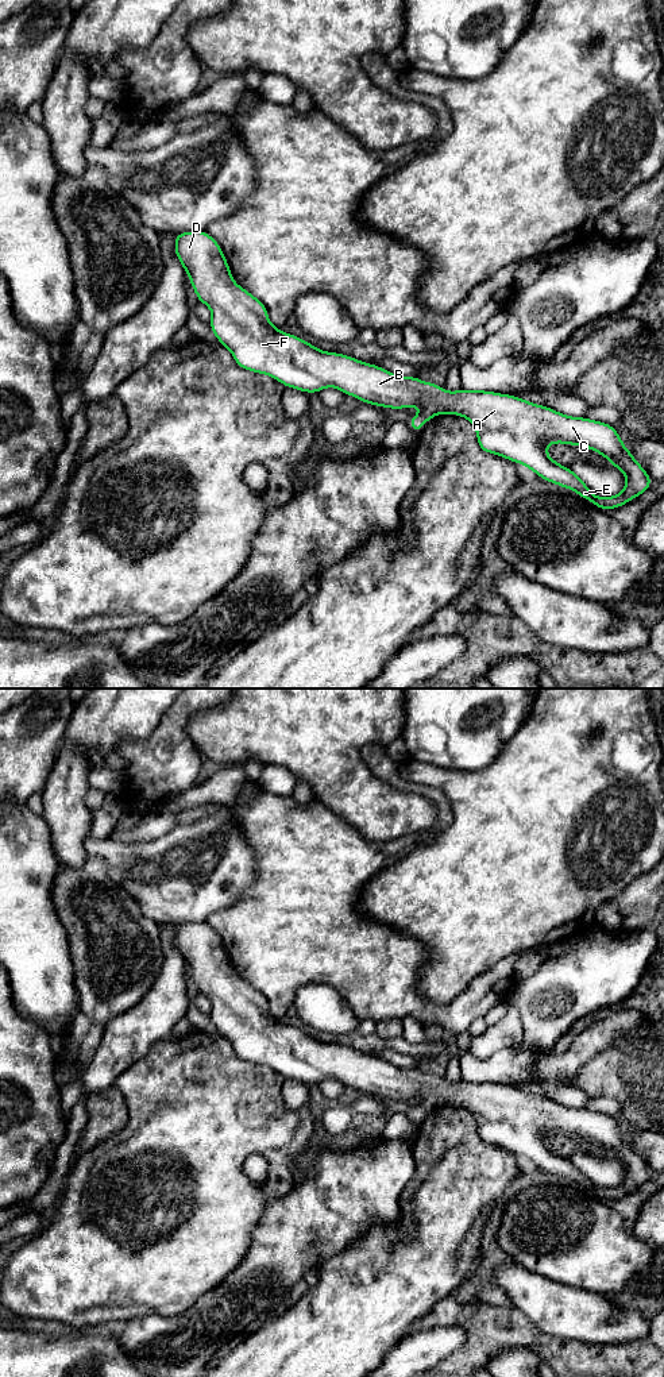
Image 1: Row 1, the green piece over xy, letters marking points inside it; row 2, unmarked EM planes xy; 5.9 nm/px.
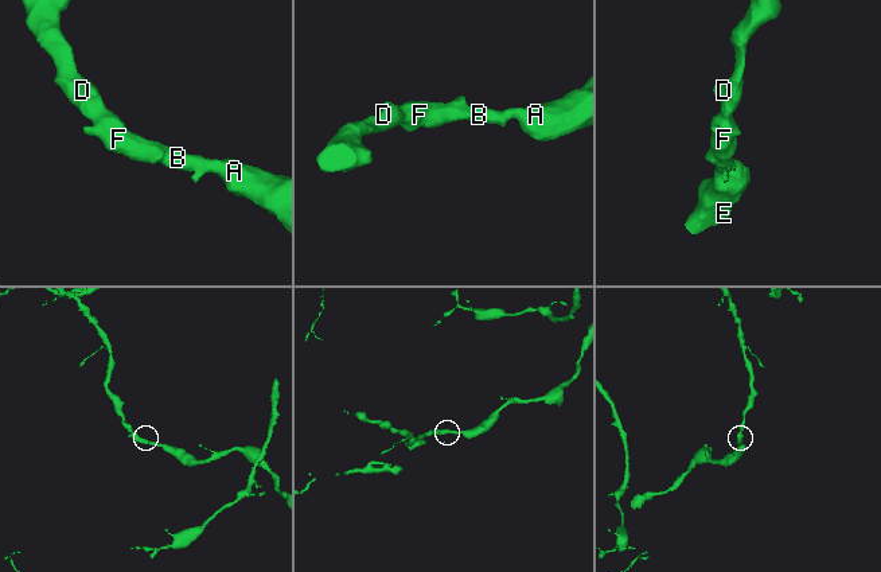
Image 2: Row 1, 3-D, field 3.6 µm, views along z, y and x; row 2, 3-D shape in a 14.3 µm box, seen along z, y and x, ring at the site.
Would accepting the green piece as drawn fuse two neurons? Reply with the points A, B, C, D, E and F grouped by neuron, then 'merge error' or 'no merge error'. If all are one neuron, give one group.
A B C D E F | no merge error

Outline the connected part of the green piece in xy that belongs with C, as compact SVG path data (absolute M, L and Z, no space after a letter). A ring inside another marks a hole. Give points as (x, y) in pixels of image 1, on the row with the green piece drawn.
M206 231L173 235L175 236L174 252L184 266L185 274L189 275L198 301L212 312L211 331L221 346L232 354L240 369L269 375L285 387L304 393L320 393L325 387L336 387L345 396L356 397L363 404L381 408L420 406L418 414L408 421L416 433L437 414L462 416L474 425L480 451L524 464L538 478L575 491L602 510L621 508L651 487L652 478L629 448L624 446L615 427L586 417L567 416L549 406L536 405L511 394L466 389L445 392L443 386L421 381L417 377L394 375L383 367L345 354L321 351L306 340L282 332L271 324L265 304L233 281L221 246ZM556 443L584 447L609 459L611 467L619 468L625 475L624 490L611 497L595 495L570 467L564 467L549 458L547 447Z

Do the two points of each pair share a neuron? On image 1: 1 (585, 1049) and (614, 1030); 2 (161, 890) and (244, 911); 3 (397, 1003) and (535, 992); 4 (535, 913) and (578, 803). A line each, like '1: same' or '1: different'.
1: same
2: different
3: different
4: same

